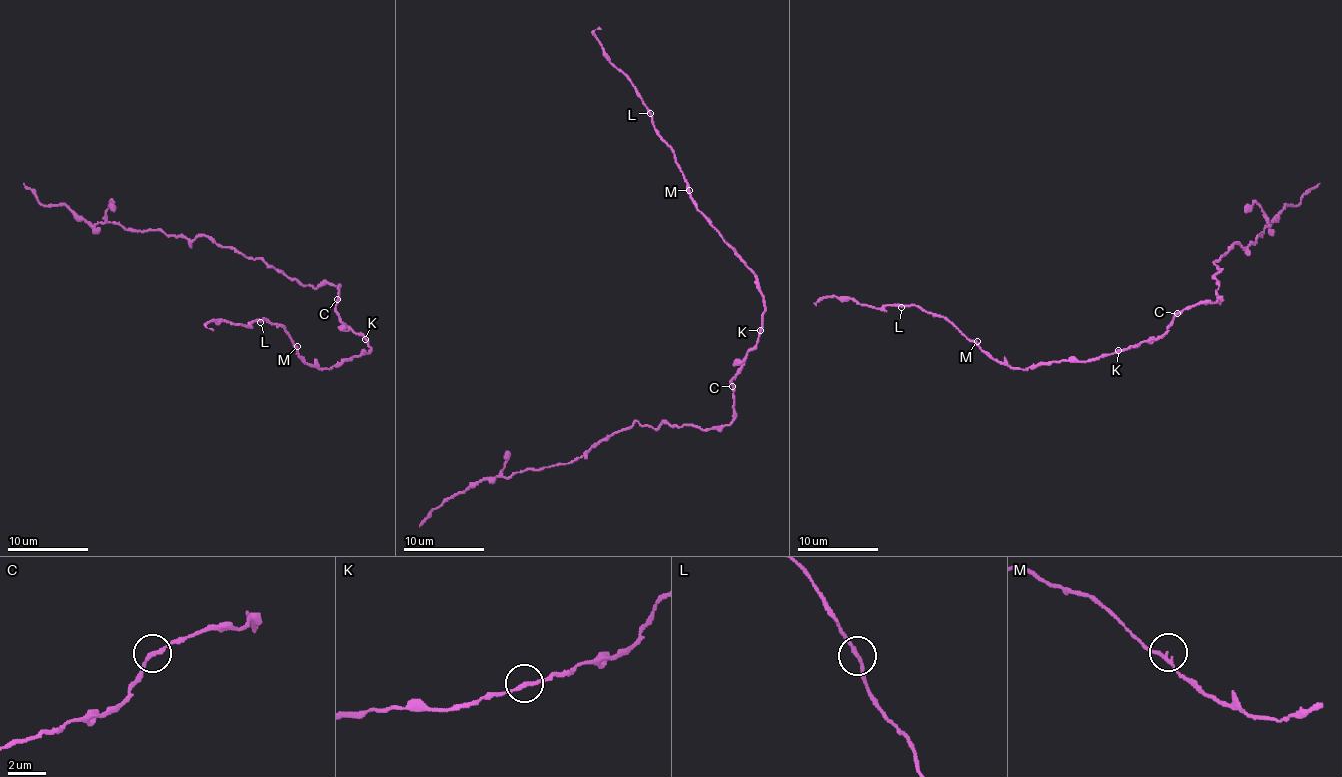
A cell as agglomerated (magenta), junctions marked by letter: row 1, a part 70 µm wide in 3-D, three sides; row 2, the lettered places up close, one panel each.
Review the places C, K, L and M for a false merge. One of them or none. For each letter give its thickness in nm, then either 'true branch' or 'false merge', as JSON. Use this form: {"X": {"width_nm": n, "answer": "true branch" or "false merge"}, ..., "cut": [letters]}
{"C": {"width_nm": 190, "answer": "true branch"}, "K": {"width_nm": 190, "answer": "true branch"}, "L": {"width_nm": 190, "answer": "true branch"}, "M": {"width_nm": 190, "answer": "true branch"}, "cut": []}

